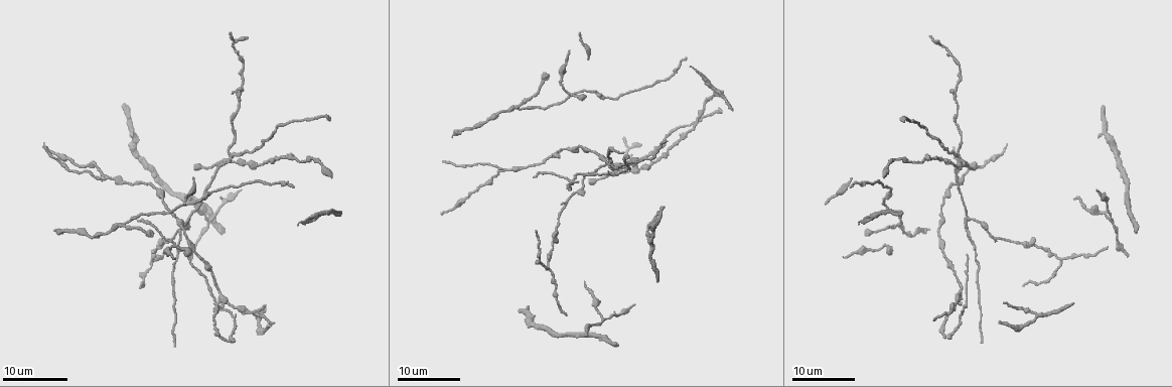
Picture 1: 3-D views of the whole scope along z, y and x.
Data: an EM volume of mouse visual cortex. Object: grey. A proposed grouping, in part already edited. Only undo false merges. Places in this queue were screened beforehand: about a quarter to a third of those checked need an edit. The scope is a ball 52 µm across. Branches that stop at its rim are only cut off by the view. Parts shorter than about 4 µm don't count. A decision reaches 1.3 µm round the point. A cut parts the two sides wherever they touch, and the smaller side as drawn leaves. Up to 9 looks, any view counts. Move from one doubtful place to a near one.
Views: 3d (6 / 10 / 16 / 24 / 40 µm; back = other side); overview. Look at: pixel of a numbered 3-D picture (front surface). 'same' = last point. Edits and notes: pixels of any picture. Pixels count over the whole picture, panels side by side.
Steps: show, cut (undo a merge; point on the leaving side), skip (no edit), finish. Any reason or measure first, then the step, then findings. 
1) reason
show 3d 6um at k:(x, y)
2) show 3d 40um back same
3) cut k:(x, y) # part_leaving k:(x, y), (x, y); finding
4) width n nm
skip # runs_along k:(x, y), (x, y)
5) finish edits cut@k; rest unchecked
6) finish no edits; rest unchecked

side arm on a straight run
show 3d 16um at 1:(120, 224)

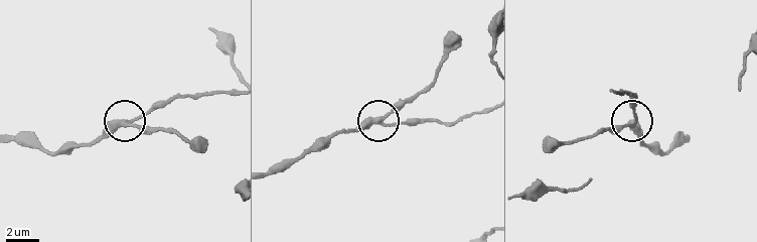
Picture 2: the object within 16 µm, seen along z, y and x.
show 3d 6um at 2:(630, 125)

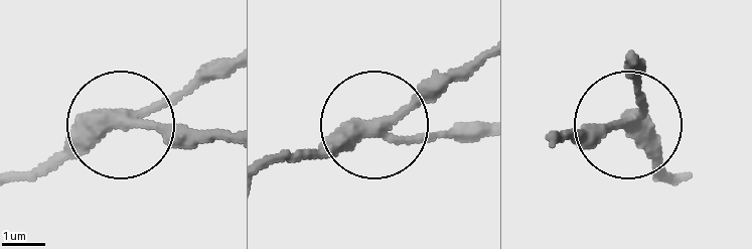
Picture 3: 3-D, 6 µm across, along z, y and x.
width 270 nm
skip # one cell here

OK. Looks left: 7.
show 3d 16um at 1:(105, 177)

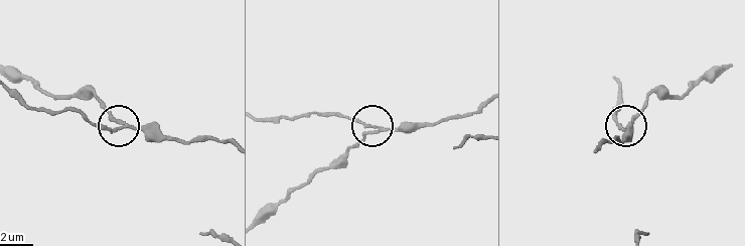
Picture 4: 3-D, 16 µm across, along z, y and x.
closer look
show 3d 6um at 4:(115, 128)

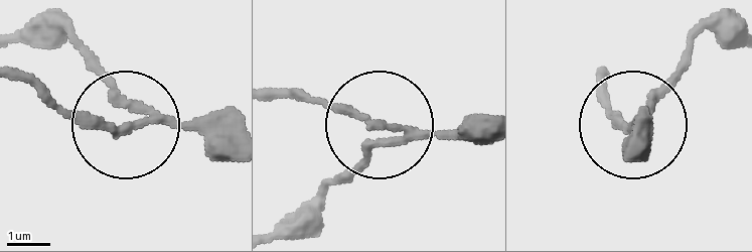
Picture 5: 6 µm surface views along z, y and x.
arms 3
skip # runs_along 5:(489, 114), (435, 135), (287, 96); all the same cell

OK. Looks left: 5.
a fork
show 3d 24um at 1:(958, 295)

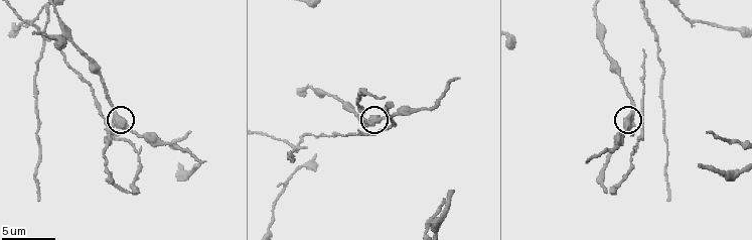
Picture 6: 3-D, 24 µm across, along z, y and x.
zoom in
show 3d 10um at 6:(119, 119)

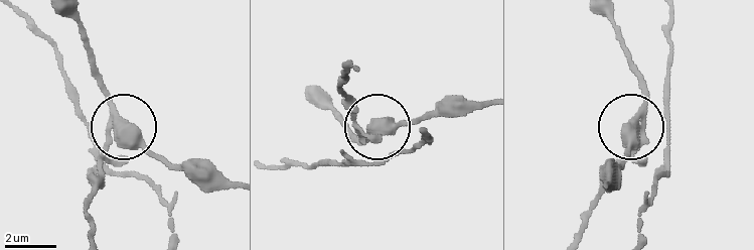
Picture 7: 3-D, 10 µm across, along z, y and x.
width 380 nm
cut 7:(82, 120) # a second cell is stuck on

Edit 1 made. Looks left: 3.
show overview

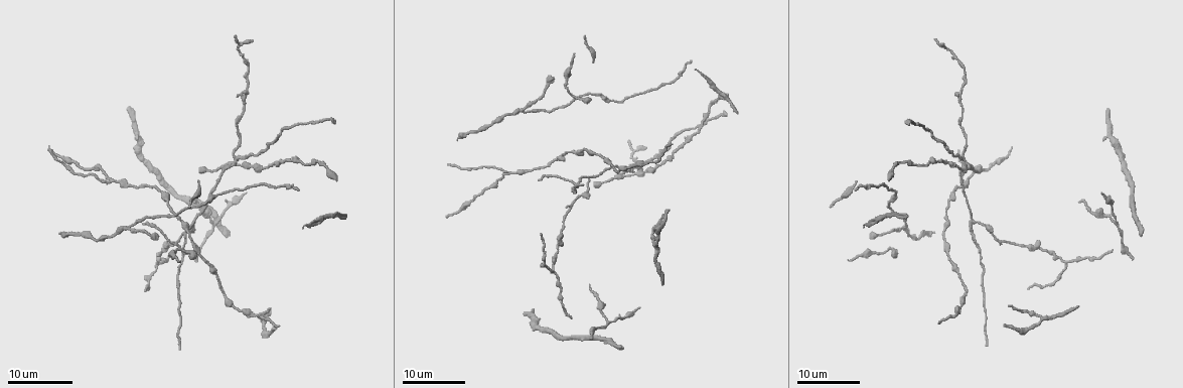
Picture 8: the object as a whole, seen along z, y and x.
arms part here
show 3d 16um at 8:(1117, 225)

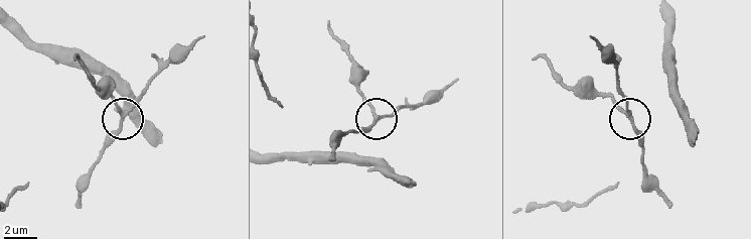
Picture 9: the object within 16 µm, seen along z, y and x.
zoom in
show 3d 10um at 9:(377, 119)

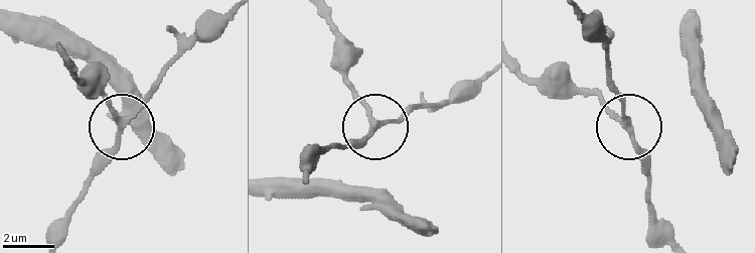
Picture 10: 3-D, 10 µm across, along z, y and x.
width 190 nm
skip # all the same cell

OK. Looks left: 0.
finish edits cut@7; rest unchecked

